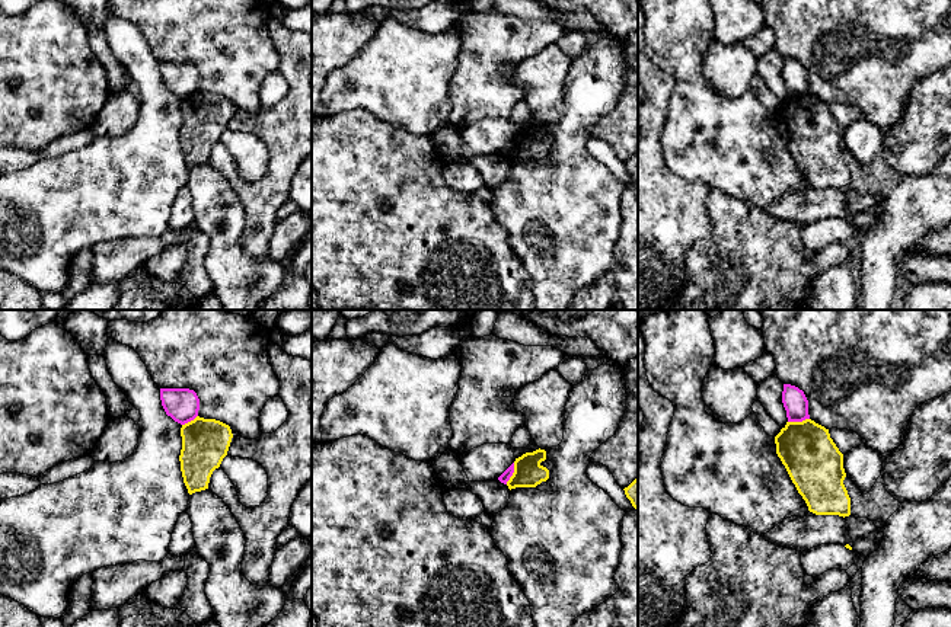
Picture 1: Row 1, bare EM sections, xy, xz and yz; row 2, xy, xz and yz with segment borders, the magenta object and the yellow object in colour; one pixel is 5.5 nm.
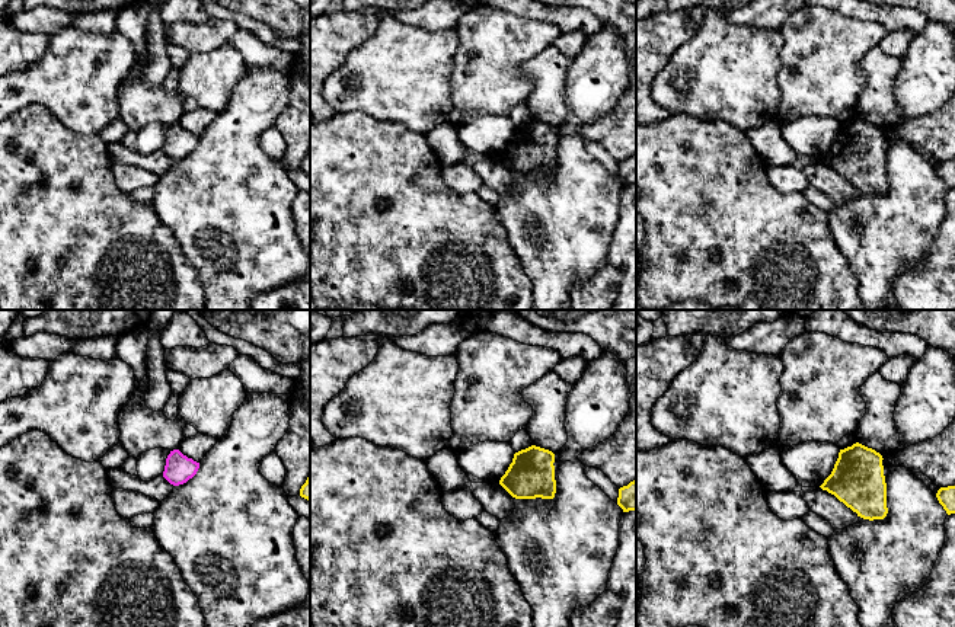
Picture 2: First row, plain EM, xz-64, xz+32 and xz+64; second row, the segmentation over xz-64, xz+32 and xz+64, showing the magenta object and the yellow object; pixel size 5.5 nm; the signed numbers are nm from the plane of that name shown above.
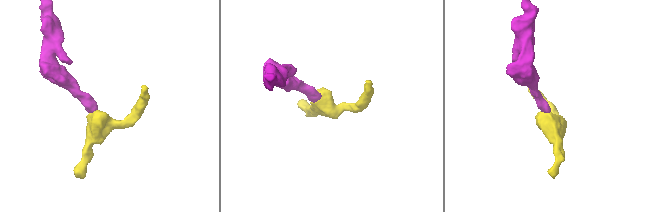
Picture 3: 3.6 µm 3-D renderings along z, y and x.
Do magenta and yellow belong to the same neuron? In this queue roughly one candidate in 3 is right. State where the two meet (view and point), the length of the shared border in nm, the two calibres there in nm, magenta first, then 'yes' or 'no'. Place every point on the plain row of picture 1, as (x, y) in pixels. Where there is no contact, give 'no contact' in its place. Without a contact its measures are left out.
meets magenta in xz at (513, 146); contact 130 nm long; 60 nm thick on the magenta side, 160 nm on the other; no

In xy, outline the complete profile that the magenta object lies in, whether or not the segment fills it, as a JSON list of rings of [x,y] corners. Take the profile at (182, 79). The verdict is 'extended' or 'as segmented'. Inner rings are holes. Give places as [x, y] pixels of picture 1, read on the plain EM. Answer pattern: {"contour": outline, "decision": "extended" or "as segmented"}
{"contour": [[[160,63],[162,80],[167,90],[185,99],[198,90],[200,73],[189,63]]], "decision": "as segmented"}

